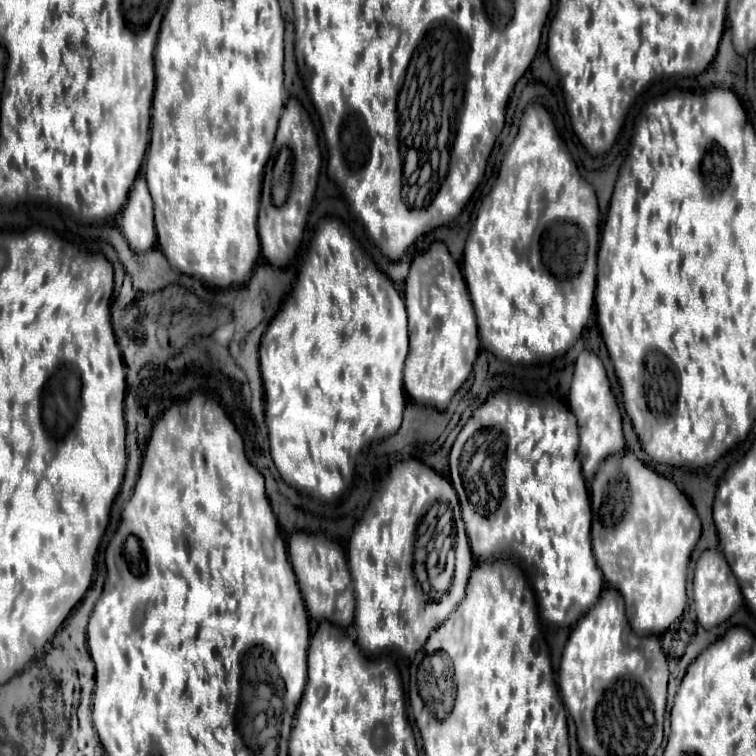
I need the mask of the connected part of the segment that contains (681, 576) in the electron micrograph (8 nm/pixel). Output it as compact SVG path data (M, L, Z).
M620 453L618 457L610 457L602 463L598 475L592 481L592 501L602 503L608 483L618 481L618 477L626 477L628 487L630 487L630 505L624 509L624 515L608 525L602 525L600 513L594 515L594 533L592 533L592 549L594 557L598 561L598 567L604 575L604 581L612 585L620 595L624 597L626 603L626 617L630 621L632 631L636 635L660 635L664 633L684 611L686 607L686 573L688 573L688 563L690 563L690 553L700 539L700 519L678 487L668 481L666 477L660 477L656 471L646 469L646 465L634 455L634 453Z

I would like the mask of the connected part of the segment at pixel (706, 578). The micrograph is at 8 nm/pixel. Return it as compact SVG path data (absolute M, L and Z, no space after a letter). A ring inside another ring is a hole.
M704 551L696 561L694 569L694 611L698 615L698 623L704 629L718 627L724 623L738 607L742 605L740 587L736 577L732 575L728 563L724 563L724 555L720 551Z

